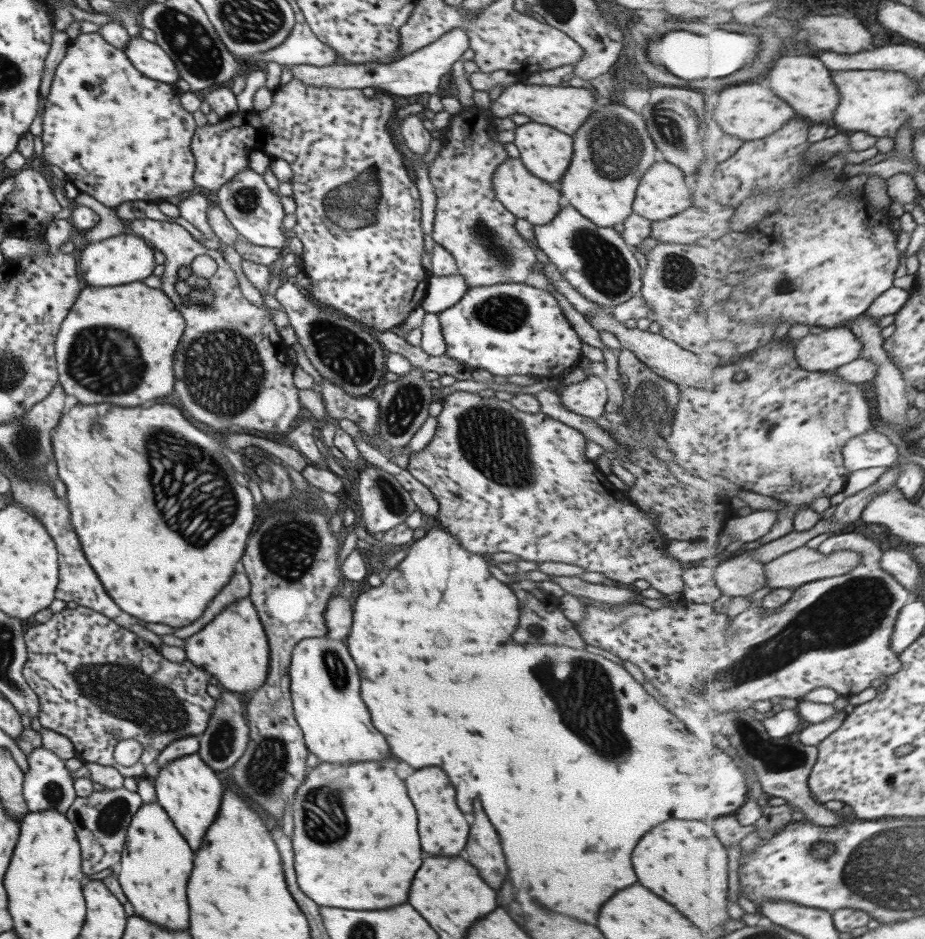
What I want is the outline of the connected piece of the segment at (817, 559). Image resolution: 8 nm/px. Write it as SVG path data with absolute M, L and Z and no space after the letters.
M805 545L792 550L790 553L783 554L783 556L779 556L774 561L767 562L767 564L762 566L761 570L767 573L767 584L771 590L781 588L795 590L816 580L849 574L861 562L863 562L863 555L859 551L841 549L831 554L823 554L819 549L809 548Z

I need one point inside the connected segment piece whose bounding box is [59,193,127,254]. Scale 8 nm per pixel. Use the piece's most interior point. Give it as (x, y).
(110, 224)

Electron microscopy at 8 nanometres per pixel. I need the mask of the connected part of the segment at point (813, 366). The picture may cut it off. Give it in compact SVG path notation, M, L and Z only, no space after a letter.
M846 327L827 328L822 333L807 333L795 344L799 366L809 371L833 372L861 358L863 341Z

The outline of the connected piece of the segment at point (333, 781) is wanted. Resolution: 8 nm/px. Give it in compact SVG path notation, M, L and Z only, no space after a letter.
M389 758L379 760L379 762L363 762L363 764L335 764L329 766L325 762L319 762L317 768L309 769L309 776L305 776L305 782L299 786L299 792L293 800L293 836L290 837L290 843L294 854L293 868L296 876L296 883L301 892L317 904L318 907L325 906L327 908L345 908L345 910L385 910L385 908L393 908L399 906L403 902L407 902L407 894L409 894L409 882L415 876L415 870L421 866L421 850L419 850L419 842L417 842L417 820L415 820L415 810L407 798L407 790L403 780L399 780L395 776L395 762L391 762Z

